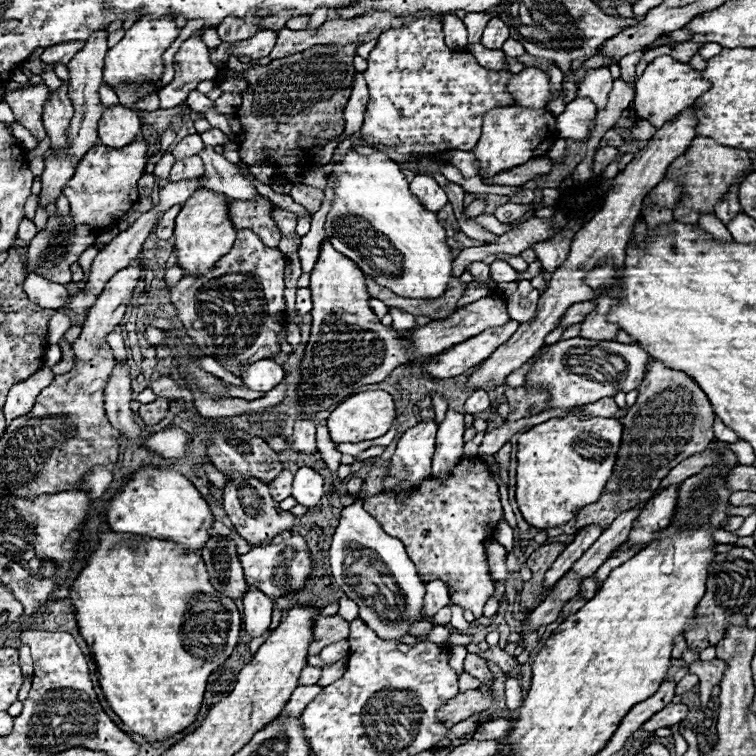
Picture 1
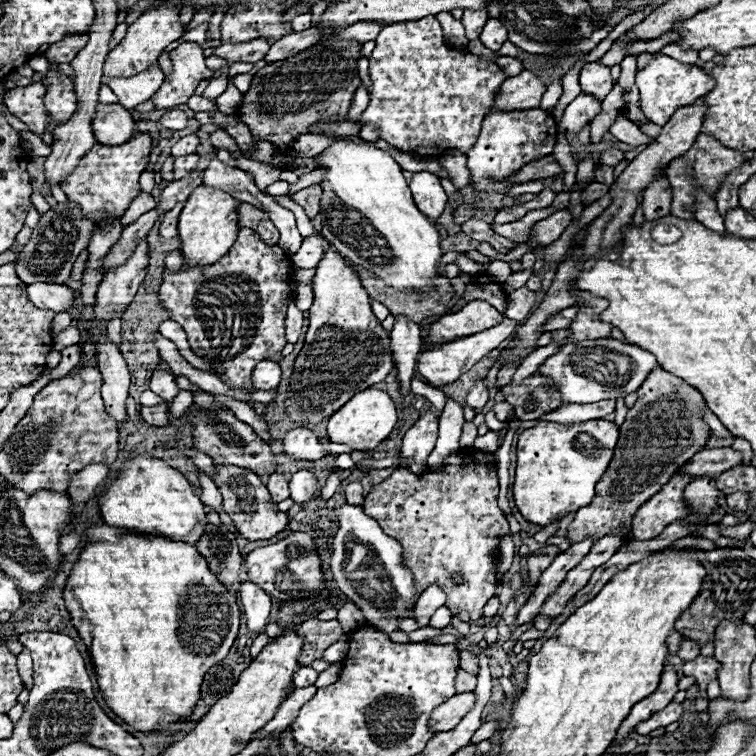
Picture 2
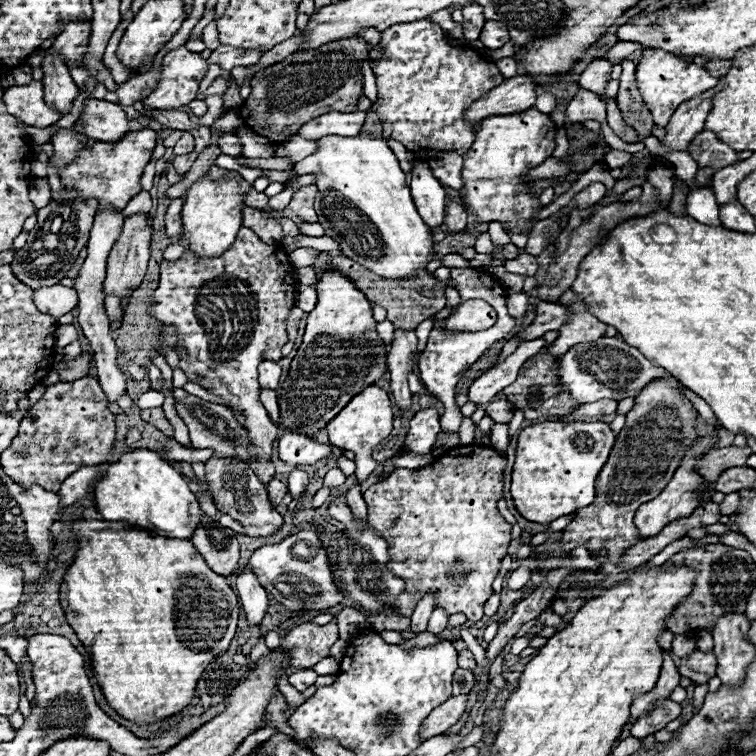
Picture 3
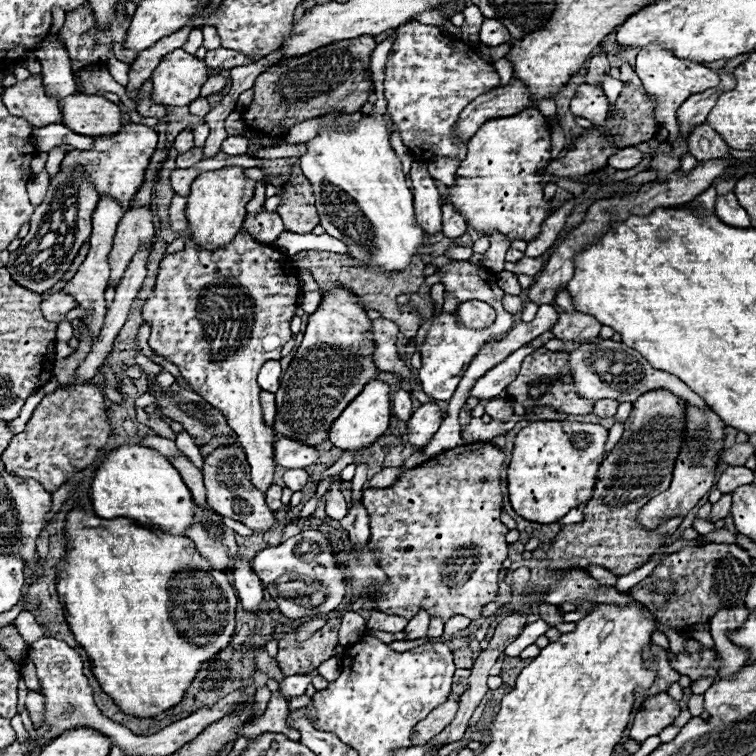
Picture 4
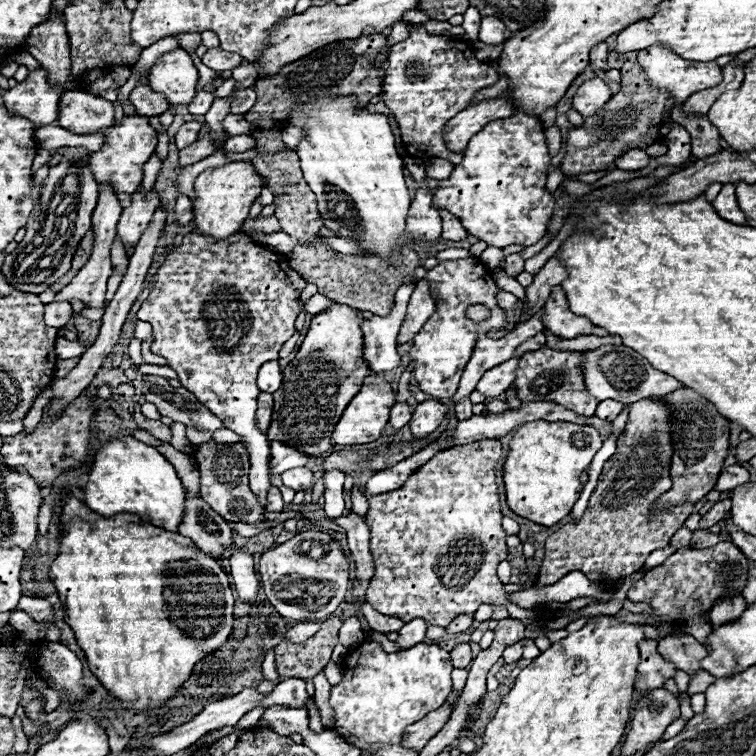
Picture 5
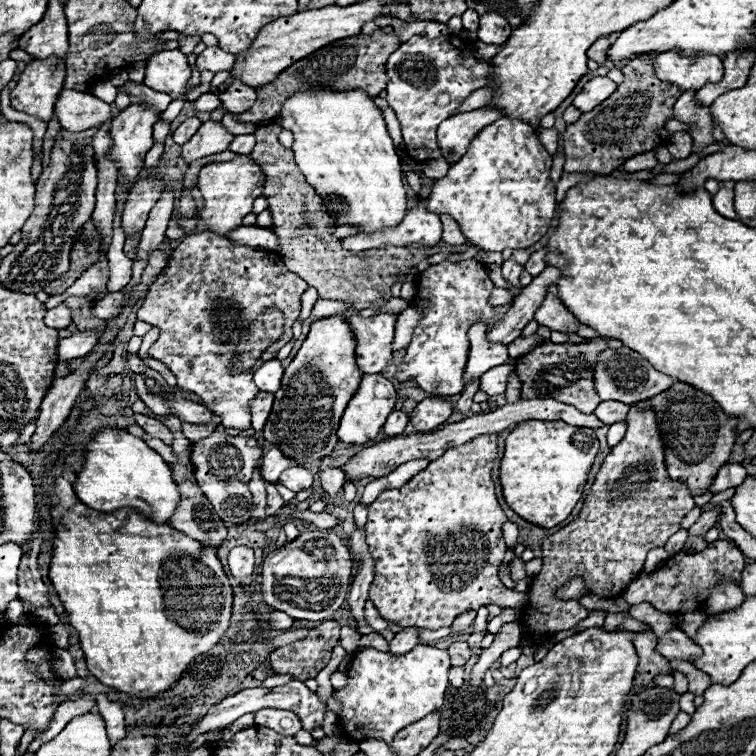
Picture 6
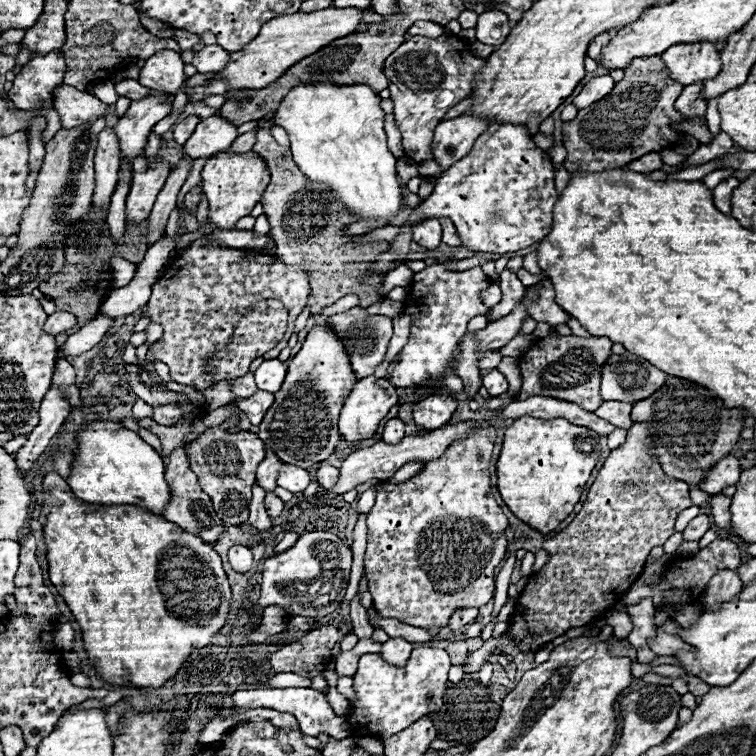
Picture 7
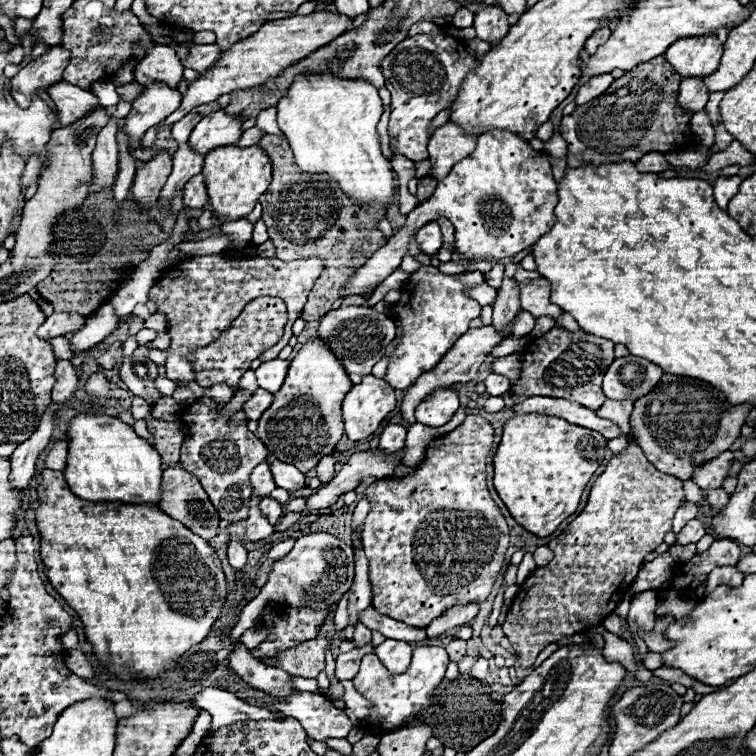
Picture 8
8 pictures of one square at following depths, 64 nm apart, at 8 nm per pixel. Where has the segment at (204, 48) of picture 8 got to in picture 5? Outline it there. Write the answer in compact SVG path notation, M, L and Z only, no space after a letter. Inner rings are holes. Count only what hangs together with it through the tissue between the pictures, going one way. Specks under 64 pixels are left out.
M210 48L200 60L202 60L202 64L206 64L208 68L212 68L216 72L224 72L224 70L232 70L232 68L240 66L242 56L234 54L234 52L224 52L222 48Z

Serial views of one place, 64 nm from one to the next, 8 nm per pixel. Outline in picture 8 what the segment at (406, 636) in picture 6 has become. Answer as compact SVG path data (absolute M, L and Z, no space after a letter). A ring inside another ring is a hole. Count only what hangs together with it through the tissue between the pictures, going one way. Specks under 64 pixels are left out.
M384 640L380 646L374 648L374 654L380 658L390 674L404 674L410 666L412 646L402 640Z

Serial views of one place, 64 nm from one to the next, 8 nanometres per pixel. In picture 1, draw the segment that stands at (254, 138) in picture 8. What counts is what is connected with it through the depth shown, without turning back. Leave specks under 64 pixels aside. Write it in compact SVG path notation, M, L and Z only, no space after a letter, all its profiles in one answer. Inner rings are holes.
M210 128L208 132L204 132L204 134L202 134L202 140L204 140L204 144L208 144L208 146L224 146L224 144L230 142L230 138L228 138L224 132L220 132L218 128Z

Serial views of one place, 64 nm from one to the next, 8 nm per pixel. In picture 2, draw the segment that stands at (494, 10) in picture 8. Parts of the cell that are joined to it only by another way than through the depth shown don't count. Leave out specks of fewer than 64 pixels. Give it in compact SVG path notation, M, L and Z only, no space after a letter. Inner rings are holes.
M488 20L482 34L480 34L480 40L484 46L488 46L490 50L500 50L502 44L508 40L508 30L504 30L504 26L496 20Z

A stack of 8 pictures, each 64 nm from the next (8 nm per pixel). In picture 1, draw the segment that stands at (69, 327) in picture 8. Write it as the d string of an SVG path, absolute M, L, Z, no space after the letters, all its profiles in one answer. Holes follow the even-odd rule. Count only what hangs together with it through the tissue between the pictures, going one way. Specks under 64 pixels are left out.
M30 274L24 280L24 292L40 308L52 308L52 310L64 308L70 298L68 290L62 284L48 282L46 278L40 278L38 274Z

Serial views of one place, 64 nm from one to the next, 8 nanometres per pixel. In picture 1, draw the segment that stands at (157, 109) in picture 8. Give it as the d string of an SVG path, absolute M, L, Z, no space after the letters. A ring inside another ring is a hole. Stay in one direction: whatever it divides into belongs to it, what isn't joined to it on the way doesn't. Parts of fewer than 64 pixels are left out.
M136 140L120 150L112 150L108 146L94 146L88 154L80 160L76 174L68 180L62 194L70 200L72 214L76 224L88 224L94 230L114 226L138 200L136 182L144 174L146 158L148 158L148 142Z

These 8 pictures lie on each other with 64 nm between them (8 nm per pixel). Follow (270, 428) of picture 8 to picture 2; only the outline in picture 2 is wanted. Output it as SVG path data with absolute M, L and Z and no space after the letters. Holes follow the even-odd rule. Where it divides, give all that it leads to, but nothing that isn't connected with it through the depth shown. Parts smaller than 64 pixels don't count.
M332 248L324 252L324 258L316 266L312 286L314 304L308 312L306 342L294 360L294 372L284 400L288 418L306 428L314 428L316 424L328 420L356 392L382 382L394 370L390 336L372 314L370 298L360 286L360 278L356 278L352 266L346 264Z

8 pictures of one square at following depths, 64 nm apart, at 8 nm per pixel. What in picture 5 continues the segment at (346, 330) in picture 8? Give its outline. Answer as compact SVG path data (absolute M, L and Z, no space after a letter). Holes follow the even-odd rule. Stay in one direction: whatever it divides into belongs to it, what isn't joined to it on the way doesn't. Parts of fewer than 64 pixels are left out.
M404 284L396 291L396 306L388 316L372 316L360 324L364 334L364 362L376 374L400 368L396 336L414 288L414 284Z

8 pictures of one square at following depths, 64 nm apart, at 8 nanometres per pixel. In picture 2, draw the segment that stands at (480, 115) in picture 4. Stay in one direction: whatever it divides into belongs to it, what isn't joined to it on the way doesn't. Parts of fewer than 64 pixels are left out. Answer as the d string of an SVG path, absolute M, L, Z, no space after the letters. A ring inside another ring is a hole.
M524 70L518 76L504 80L504 84L494 96L494 104L490 106L490 112L538 108L544 92L546 92L546 86L542 84L542 80L534 72Z

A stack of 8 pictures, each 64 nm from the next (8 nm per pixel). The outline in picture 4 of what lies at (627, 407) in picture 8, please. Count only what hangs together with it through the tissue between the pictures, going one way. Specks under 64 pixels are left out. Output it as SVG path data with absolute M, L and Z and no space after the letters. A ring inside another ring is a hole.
M600 400L594 404L594 414L600 418L612 418L618 410L620 402L612 402L612 400Z

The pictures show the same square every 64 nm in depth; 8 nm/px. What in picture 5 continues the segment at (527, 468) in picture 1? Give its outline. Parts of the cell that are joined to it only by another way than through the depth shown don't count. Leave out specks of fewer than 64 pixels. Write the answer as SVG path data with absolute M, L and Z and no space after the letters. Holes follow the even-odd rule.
M536 420L522 424L512 440L504 462L504 486L510 510L542 526L554 526L568 516L588 482L588 466L600 450L596 428L570 422Z

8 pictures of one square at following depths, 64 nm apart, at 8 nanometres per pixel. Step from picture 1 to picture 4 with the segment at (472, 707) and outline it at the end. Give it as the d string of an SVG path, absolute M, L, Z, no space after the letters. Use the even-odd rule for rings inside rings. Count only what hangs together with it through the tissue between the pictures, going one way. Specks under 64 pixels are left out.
M446 700L436 710L432 710L422 722L418 722L412 728L412 734L410 734L412 746L422 746L430 742L440 730L444 730L444 726L448 726L448 722L452 722L452 718L456 716L456 710L458 710L458 700Z

